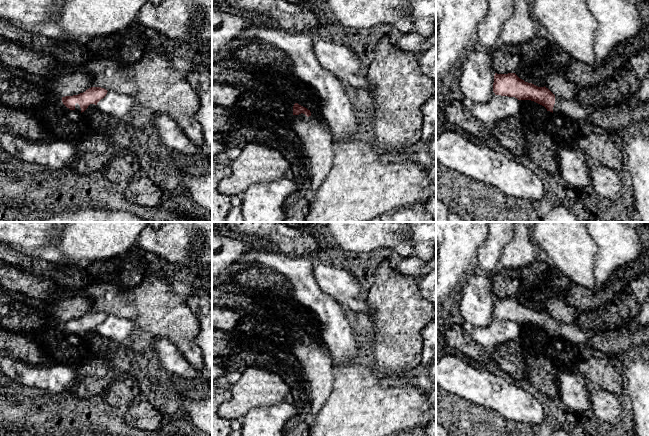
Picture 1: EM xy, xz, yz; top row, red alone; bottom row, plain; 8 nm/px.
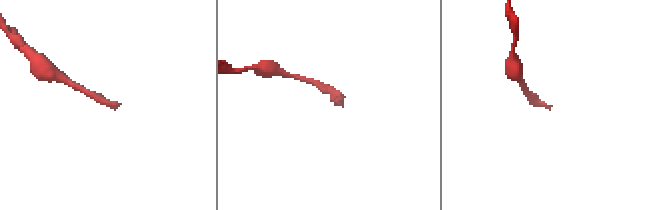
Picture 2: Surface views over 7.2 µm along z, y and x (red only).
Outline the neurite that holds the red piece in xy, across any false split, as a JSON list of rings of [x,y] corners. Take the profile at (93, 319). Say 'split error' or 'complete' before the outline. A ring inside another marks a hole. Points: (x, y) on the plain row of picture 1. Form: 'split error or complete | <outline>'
split error | [[[91,311],[78,319],[62,321],[62,326],[70,334],[82,337],[87,332],[97,330],[97,327],[106,320],[107,316],[101,311]]]

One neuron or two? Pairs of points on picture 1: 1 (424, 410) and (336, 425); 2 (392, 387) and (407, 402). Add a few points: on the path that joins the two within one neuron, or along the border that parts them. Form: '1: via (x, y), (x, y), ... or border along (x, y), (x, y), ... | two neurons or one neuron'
1: via (402, 410), (360, 410), (358, 412) | one neuron
2: via (396, 391), (403, 398) | one neuron

